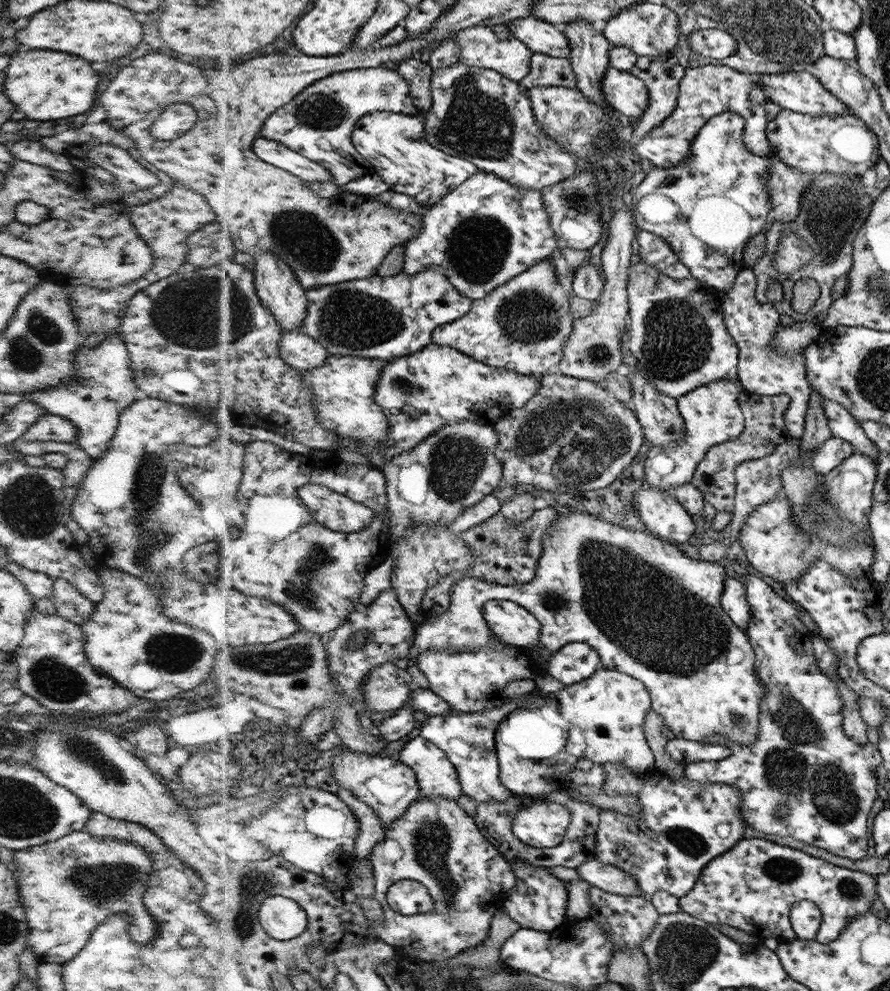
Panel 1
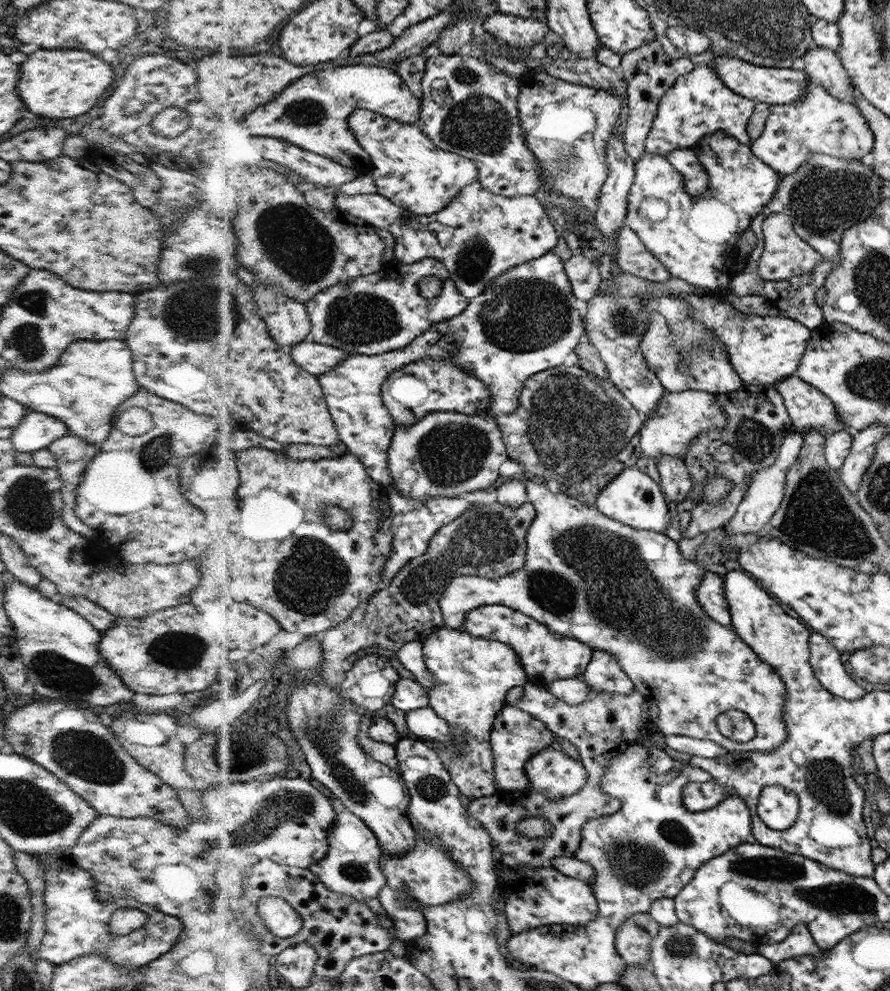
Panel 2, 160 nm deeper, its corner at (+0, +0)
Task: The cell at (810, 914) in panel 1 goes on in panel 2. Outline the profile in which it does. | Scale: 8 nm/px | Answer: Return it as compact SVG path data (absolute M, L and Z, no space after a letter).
M804 923L797 924L782 942L756 945L756 947L757 952L768 957L774 965L797 956L823 956L826 951L815 943L814 937Z

